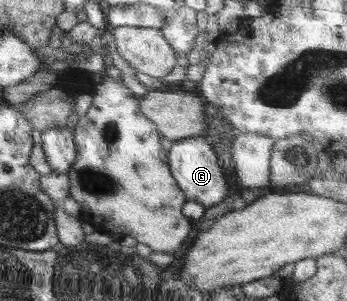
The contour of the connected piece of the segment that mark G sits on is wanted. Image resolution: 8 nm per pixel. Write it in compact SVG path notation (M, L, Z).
M194 136L176 140L167 152L167 156L169 157L169 168L171 169L172 175L174 176L179 189L185 195L186 202L196 201L207 209L224 201L227 195L229 195L228 181L226 181L226 176L224 176L222 160L218 158L214 146L208 143L204 136Z

